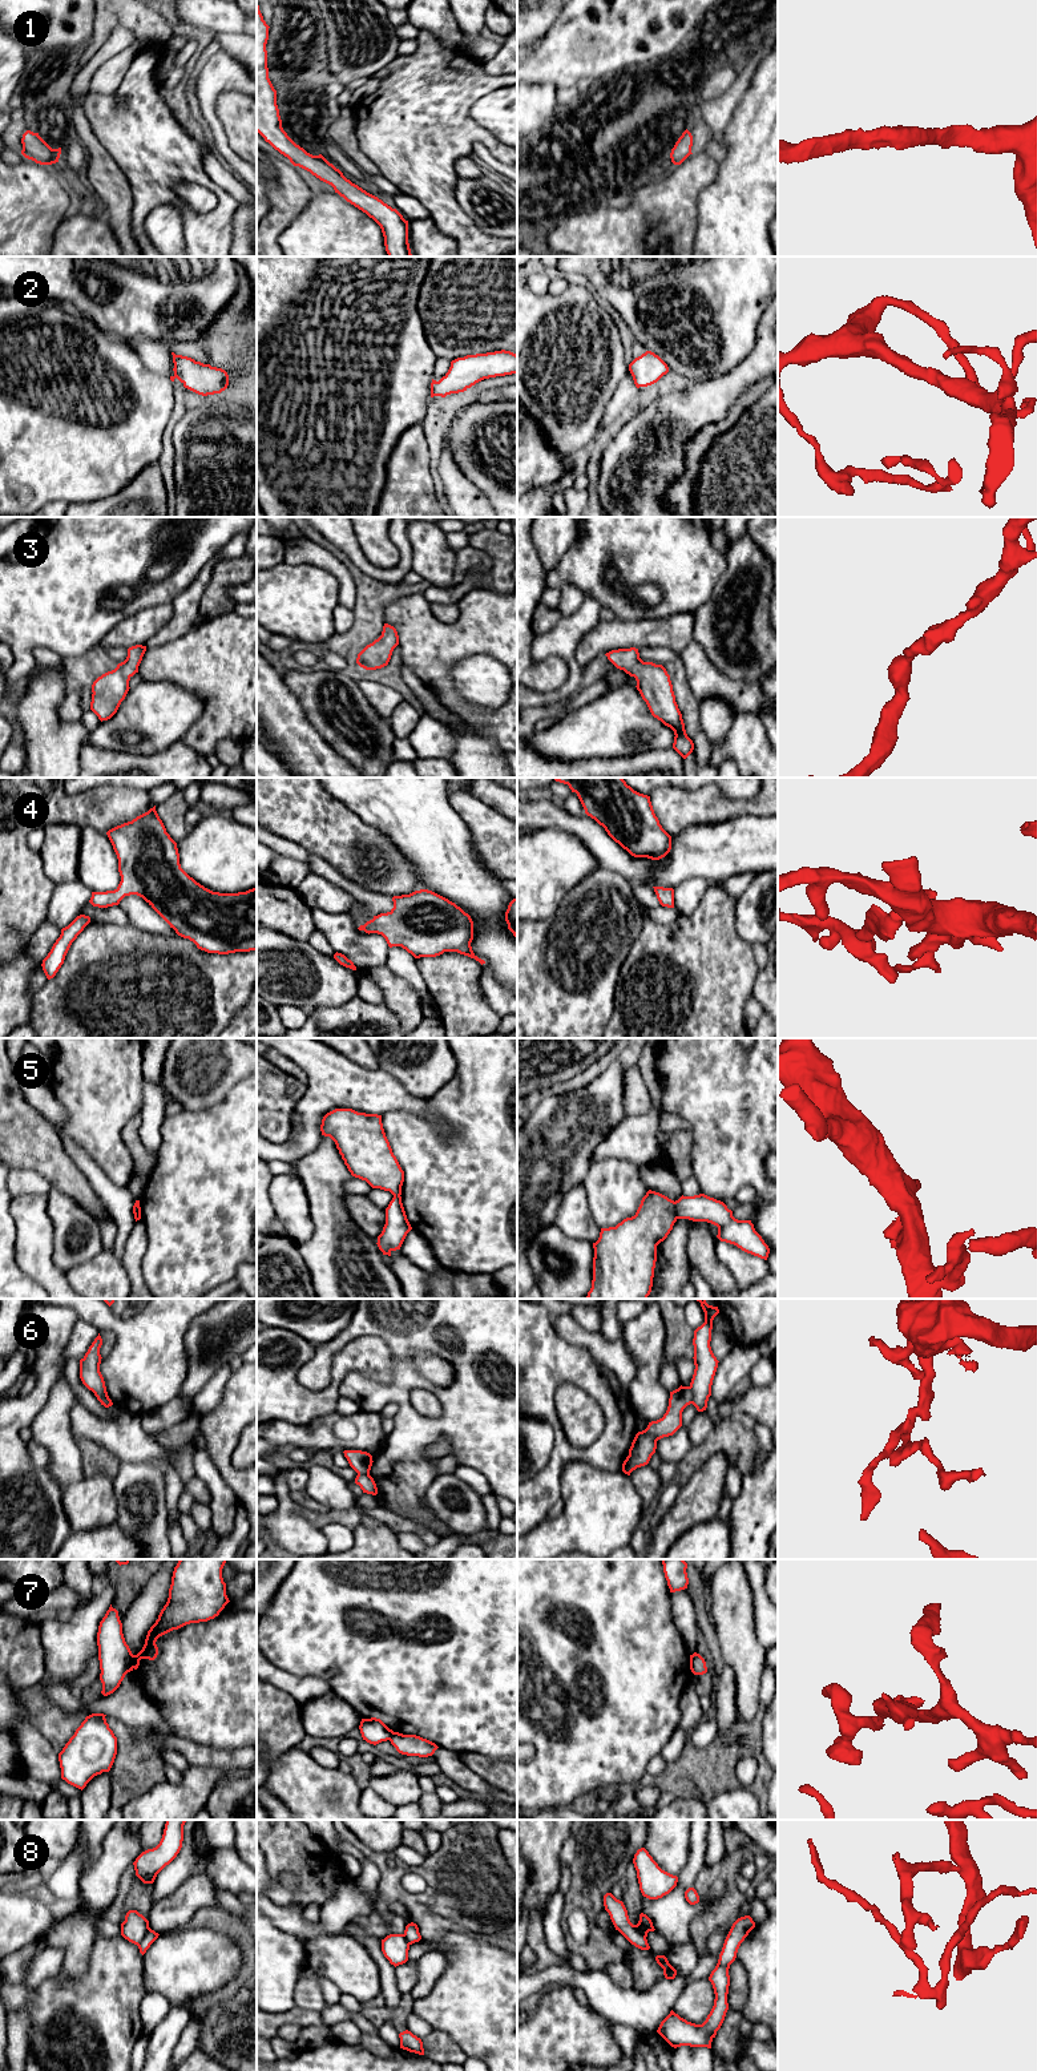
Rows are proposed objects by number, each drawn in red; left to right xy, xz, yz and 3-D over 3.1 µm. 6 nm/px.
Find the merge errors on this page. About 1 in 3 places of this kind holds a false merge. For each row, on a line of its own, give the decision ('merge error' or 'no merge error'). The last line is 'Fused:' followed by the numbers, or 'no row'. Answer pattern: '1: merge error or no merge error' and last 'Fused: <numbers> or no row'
1: no merge error
2: no merge error
3: no merge error
4: no merge error
5: merge error
6: merge error
7: merge error
8: merge error
Fused: 5, 6, 7, 8

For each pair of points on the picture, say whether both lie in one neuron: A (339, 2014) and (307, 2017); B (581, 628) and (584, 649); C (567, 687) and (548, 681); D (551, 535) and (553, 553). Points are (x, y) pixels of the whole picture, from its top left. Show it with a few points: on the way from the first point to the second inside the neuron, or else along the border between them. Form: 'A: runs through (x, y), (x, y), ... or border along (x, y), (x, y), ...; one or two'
A: border along (319, 2013), (325, 2023); two
B: border along (600, 621), (577, 646), (576, 661), (581, 667); two
C: border along (567, 663), (567, 677), (555, 689), (531, 689); two
D: runs through (552, 539), (552, 549); one

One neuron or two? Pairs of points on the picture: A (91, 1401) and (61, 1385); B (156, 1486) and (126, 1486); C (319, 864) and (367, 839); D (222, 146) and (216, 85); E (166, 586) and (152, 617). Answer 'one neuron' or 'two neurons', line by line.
A: two neurons
B: one neuron
C: two neurons
D: one neuron
E: two neurons

